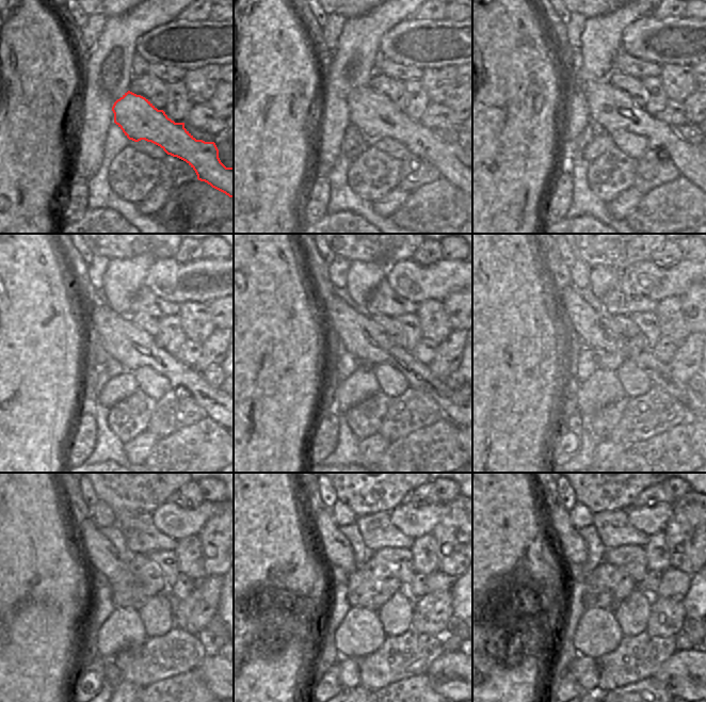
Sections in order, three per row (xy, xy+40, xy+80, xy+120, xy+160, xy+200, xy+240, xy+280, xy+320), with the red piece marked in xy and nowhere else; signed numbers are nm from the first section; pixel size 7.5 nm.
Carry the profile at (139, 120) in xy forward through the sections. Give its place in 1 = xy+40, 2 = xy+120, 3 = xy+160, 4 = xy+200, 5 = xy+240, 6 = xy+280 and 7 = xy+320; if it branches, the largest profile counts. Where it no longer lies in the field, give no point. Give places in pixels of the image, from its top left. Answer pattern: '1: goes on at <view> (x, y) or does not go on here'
1: goes on at xy+40 (374, 114)
2: goes on at xy+120 (133, 348)
3: goes on at xy+160 (360, 337)
4: goes on at xy+200 (596, 332)
5: goes on at xy+240 (100, 554)
6: goes on at xy+280 (335, 548)
7: goes on at xy+320 (572, 546)

